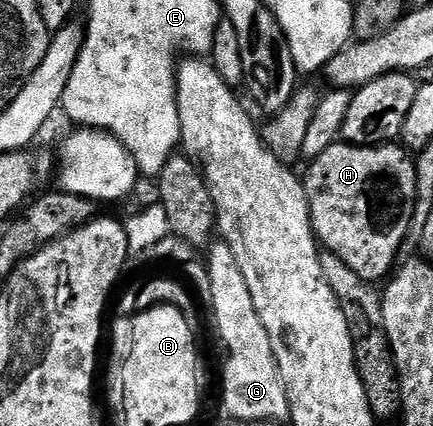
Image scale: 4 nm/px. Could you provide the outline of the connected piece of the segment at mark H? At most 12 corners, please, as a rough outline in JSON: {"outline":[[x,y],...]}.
{"outline":[[338,141],[303,182],[320,246],[394,270],[417,200],[401,145]]}

